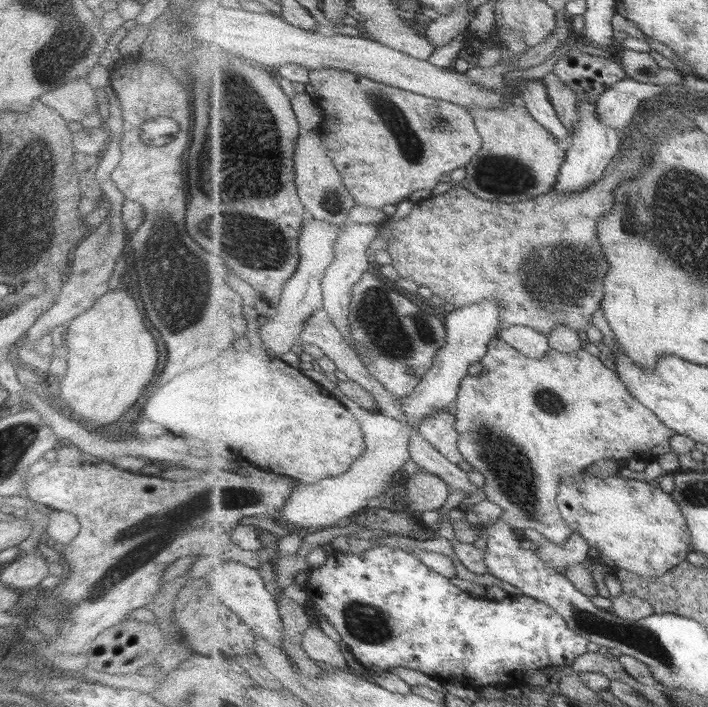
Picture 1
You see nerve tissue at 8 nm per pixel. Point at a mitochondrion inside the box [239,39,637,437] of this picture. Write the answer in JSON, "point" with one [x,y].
{"point":[557,278]}

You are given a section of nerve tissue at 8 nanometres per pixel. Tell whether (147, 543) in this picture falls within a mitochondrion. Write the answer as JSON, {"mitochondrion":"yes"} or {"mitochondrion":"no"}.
{"mitochondrion":"yes"}

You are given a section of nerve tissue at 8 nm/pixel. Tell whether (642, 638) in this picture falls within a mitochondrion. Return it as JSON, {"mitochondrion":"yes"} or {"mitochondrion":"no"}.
{"mitochondrion":"yes"}

